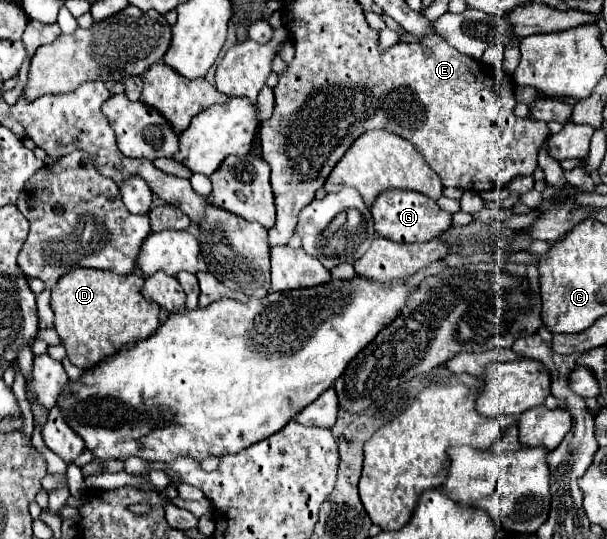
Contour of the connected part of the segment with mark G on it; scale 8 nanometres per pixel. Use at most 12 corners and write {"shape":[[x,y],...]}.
{"shape":[[387,190],[373,206],[375,234],[427,242],[451,228],[435,200]]}

